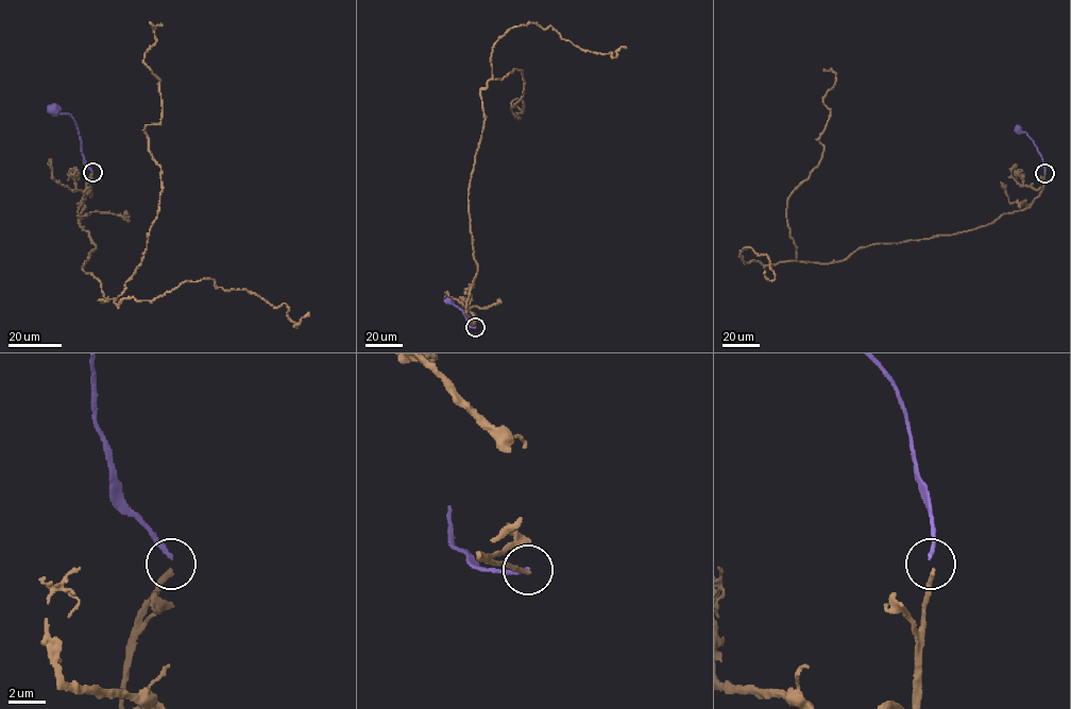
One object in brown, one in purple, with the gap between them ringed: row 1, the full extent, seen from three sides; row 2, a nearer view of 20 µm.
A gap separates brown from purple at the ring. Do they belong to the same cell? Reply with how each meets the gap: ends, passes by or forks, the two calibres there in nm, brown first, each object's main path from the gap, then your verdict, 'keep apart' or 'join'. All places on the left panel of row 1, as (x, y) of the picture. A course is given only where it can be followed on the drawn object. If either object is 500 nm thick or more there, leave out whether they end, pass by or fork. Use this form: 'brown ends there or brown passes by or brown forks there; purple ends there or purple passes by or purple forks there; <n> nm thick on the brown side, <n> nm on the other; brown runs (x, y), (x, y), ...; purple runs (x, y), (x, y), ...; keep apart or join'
brown ends there; purple ends there; 240 nm thick on the brown side, 240 nm on the other; brown runs (92, 173), (82, 269), (104, 301), (162, 191), (143, 63), (162, 24); purple runs (91, 172), (85, 162), (74, 119), (69, 114), (52, 110); keep apart

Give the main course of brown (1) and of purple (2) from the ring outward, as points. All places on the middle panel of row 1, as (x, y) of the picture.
1: (475, 327), (469, 189), (480, 90), (521, 69), (519, 118), (524, 106)
2: (475, 327), (468, 325), (462, 311), (447, 300)

